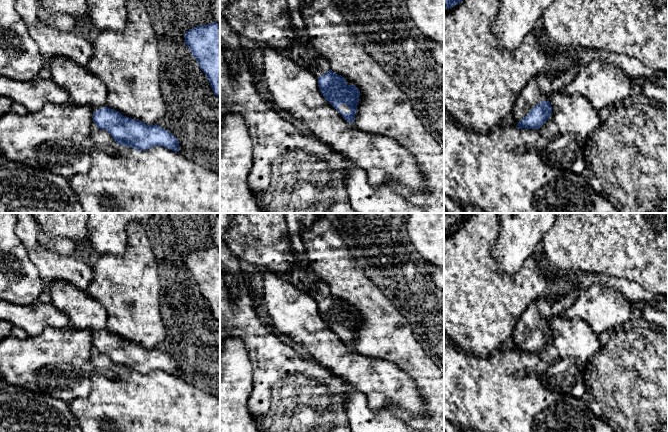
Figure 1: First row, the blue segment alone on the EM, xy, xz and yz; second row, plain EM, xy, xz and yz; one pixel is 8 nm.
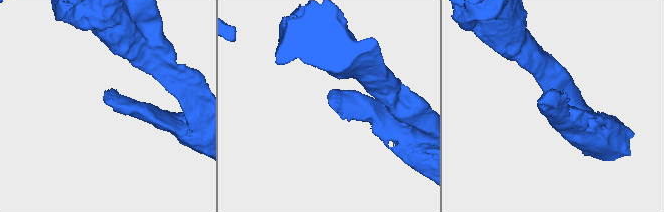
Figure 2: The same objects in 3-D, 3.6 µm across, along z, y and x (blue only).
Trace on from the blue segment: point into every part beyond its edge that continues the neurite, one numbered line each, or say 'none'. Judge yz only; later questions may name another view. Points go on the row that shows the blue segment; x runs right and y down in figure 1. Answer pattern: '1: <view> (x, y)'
none

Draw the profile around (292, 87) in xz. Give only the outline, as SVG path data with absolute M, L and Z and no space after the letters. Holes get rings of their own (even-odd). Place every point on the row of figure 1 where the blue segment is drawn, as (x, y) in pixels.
M263 46L262 81L271 96L273 104L284 109L301 121L320 141L332 151L347 156L362 168L370 184L375 186L395 182L419 192L427 192L428 187L414 155L397 144L393 139L373 135L354 128L323 97L318 86L318 76L310 72L305 65L293 61L281 50Z

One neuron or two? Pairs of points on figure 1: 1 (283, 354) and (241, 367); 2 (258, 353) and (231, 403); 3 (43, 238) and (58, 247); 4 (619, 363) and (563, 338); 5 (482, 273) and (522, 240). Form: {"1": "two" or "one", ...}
{"1": "two", "2": "two", "3": "one", "4": "two", "5": "two"}

